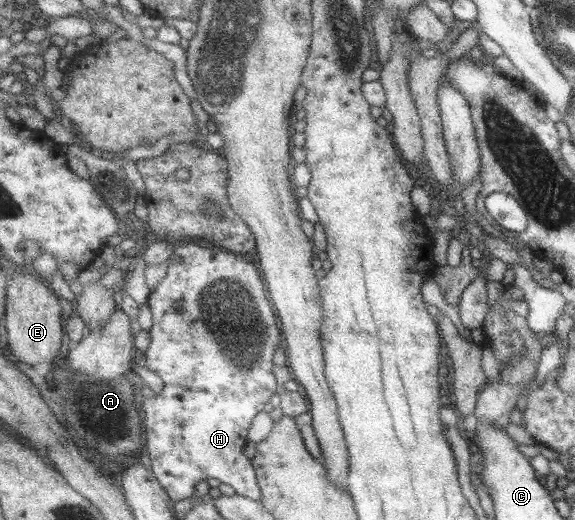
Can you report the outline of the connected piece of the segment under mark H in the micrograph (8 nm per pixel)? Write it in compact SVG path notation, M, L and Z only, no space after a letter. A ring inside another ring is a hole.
M198 242L180 243L176 247L175 254L182 261L169 263L166 277L161 277L161 282L148 298L153 324L148 331L150 333L150 344L144 353L145 361L147 362L148 369L163 380L161 393L156 394L151 399L143 399L143 413L146 414L147 447L151 460L151 469L162 484L162 487L169 492L169 496L175 501L191 499L190 497L196 493L196 485L200 481L210 479L210 477L230 485L238 495L262 501L263 491L257 478L257 468L254 467L253 459L246 457L244 447L248 445L250 428L253 426L254 418L261 411L269 409L272 397L278 394L279 383L273 369L276 364L275 355L277 347L284 345L284 335L279 315L277 314L277 308L274 307L273 300L269 298L269 290L262 268L260 265L248 263L242 255ZM174 305L181 306L182 311L175 311Z

